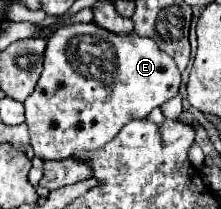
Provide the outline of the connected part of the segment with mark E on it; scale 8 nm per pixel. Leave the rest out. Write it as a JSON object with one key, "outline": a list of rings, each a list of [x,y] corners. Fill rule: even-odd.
{"outline":[[[95,22],[59,28],[47,42],[43,72],[35,92],[25,100],[25,124],[29,126],[31,148],[41,160],[65,160],[81,150],[95,150],[113,140],[119,130],[131,122],[145,118],[155,106],[165,104],[179,92],[181,74],[169,54],[165,54],[151,38],[131,32],[131,36],[115,36],[99,28]]]}

